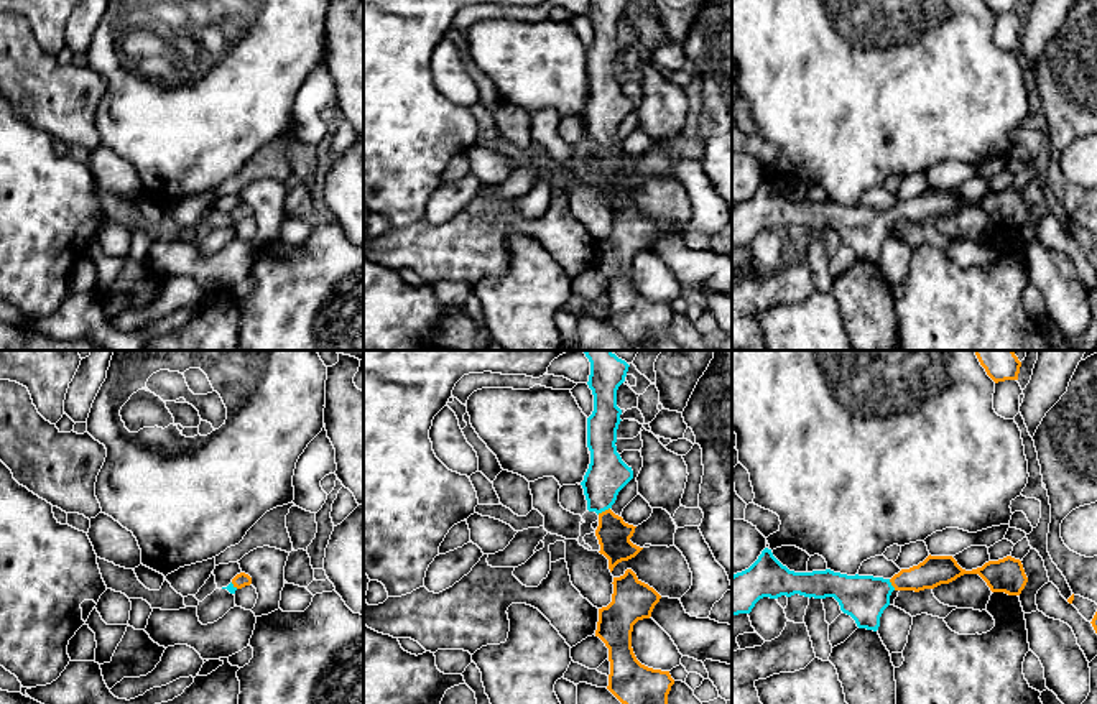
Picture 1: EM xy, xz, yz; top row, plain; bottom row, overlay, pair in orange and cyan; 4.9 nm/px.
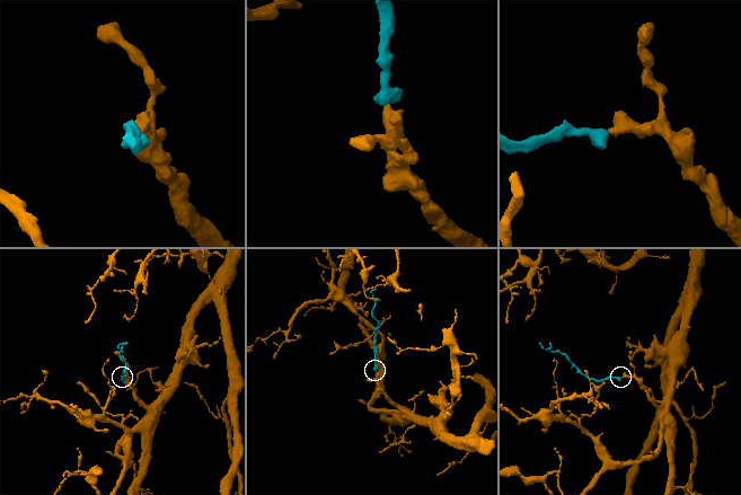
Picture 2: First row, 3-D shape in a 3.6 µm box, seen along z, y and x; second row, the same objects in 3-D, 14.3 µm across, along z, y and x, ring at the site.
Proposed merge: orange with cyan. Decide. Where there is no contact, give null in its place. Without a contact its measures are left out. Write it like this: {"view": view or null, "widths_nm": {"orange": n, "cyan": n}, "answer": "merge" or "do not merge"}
{"view": "xz", "widths_nm": {"orange": 160, "cyan": 200}, "answer": "merge"}

